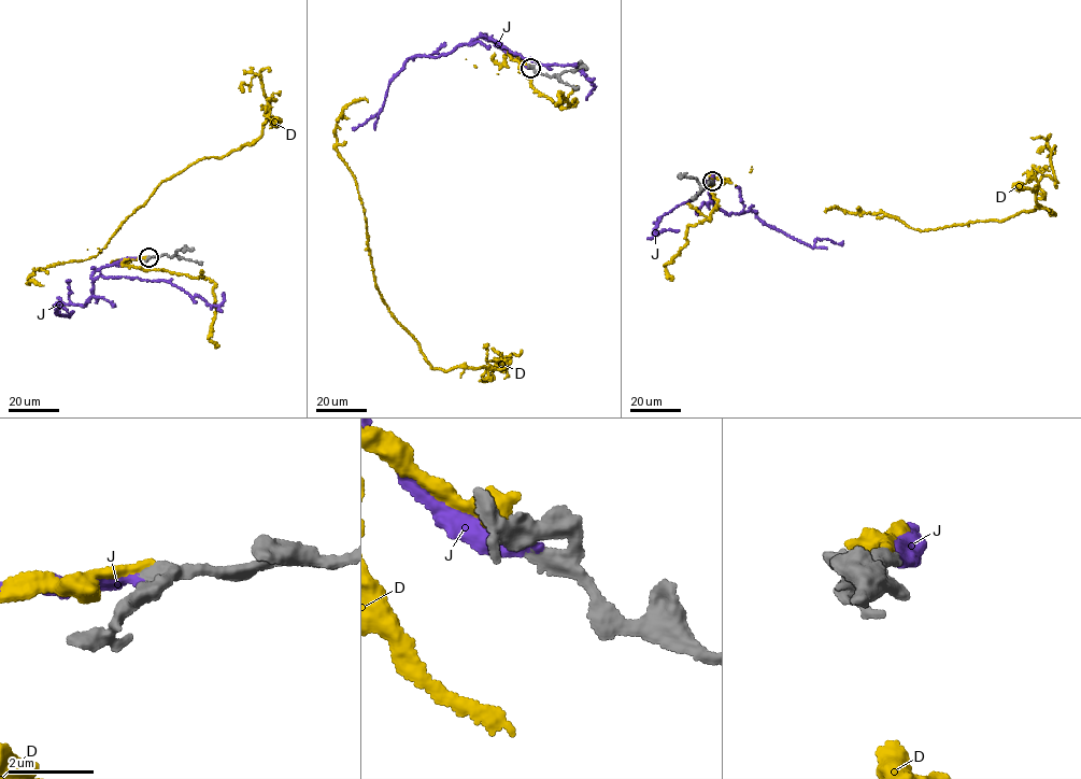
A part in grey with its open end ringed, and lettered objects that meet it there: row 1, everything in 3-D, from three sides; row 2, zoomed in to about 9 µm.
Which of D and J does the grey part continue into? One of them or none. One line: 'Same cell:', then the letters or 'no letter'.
Same cell: J

